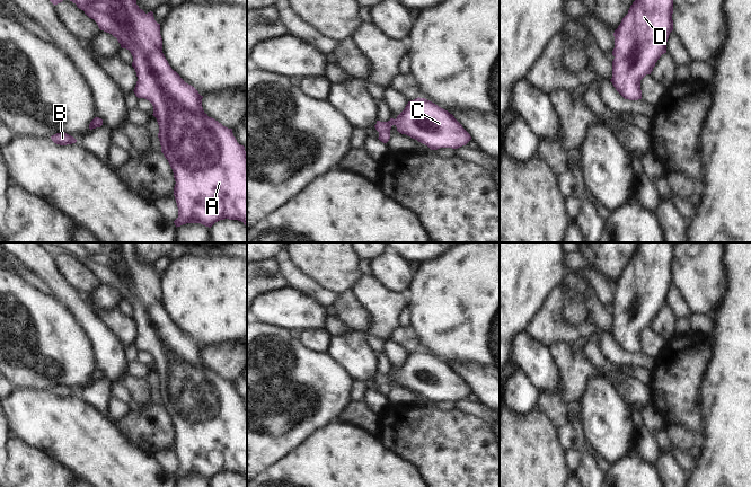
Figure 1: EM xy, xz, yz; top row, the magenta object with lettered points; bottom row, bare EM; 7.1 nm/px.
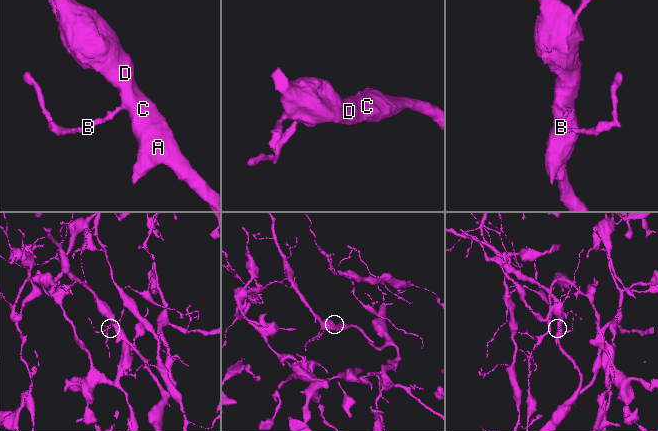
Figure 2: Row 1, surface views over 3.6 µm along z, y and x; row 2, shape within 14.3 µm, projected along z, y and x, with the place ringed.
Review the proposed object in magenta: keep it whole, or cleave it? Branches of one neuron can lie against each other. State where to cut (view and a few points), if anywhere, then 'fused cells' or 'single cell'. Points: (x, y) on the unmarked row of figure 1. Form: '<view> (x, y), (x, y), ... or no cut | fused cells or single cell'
no cut | single cell

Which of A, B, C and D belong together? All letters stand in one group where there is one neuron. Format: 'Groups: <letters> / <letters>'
Groups: A B C D.

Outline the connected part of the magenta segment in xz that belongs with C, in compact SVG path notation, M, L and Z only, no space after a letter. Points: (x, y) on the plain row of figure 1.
M419 349L408 354L396 372L377 373L374 380L379 384L378 391L381 395L387 396L389 393L392 378L397 380L399 386L417 392L431 402L458 401L471 392L470 387L452 366Z

